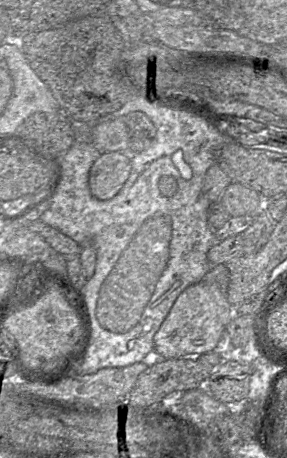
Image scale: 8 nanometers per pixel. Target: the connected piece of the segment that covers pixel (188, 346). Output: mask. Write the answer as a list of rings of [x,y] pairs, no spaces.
[[[201,281],[189,286],[177,298],[154,336],[155,357],[179,359],[213,352],[233,315],[234,309],[227,299],[226,291],[218,285]]]

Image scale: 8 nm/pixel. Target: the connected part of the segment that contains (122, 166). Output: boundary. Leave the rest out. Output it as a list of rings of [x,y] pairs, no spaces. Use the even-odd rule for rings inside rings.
[[[130,152],[100,154],[89,172],[89,189],[98,200],[115,197],[126,183],[131,172]]]

